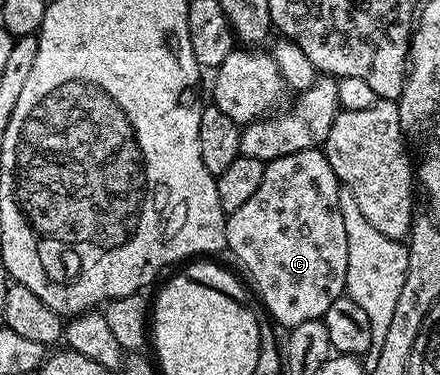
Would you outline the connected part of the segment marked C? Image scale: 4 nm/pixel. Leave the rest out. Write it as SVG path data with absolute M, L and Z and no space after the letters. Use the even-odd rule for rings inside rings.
M320 147L299 150L297 153L289 153L286 156L277 156L265 164L265 172L261 176L259 186L239 210L228 213L225 222L225 243L228 251L233 251L237 255L237 260L249 271L249 276L253 279L253 284L257 287L257 292L261 295L261 300L265 303L265 308L270 317L278 325L285 324L286 329L295 327L299 322L311 322L324 317L325 311L345 292L345 275L347 274L347 230L343 226L343 214L339 206L339 194L342 185L337 179L337 175L331 170L331 162L326 158L324 151Z

